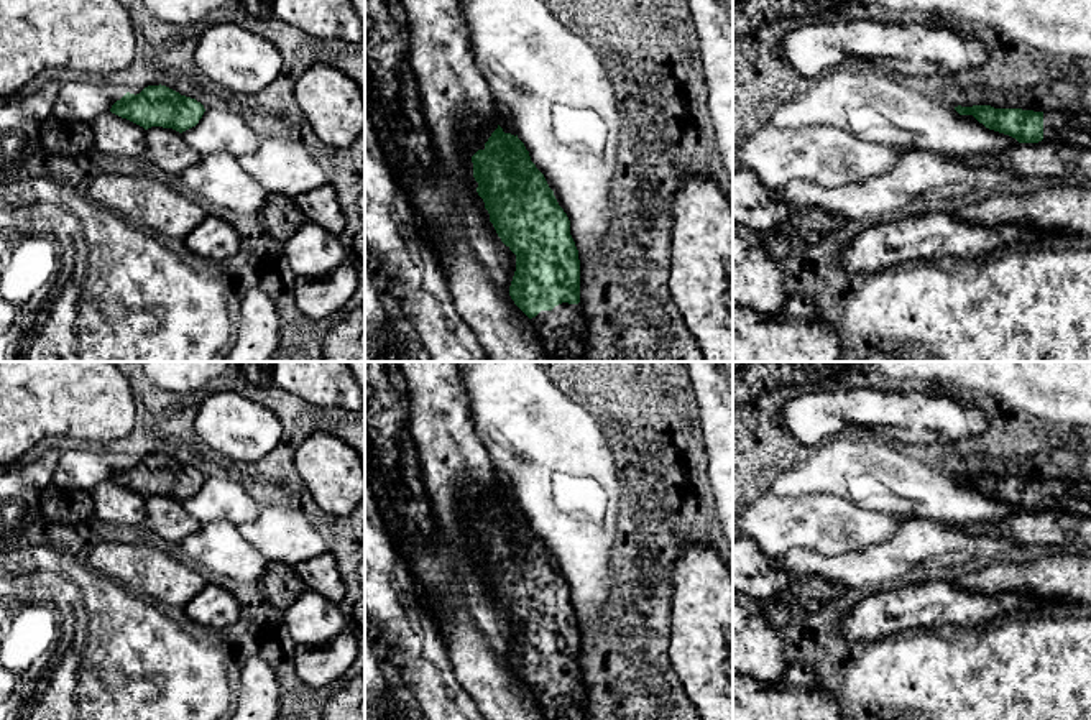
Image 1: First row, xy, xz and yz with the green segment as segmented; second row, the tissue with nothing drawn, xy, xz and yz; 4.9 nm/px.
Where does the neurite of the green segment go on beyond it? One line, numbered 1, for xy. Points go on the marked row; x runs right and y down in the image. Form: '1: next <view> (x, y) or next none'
1: next none

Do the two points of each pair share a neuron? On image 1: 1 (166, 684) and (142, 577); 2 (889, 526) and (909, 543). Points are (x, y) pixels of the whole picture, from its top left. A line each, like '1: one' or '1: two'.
1: two
2: two

